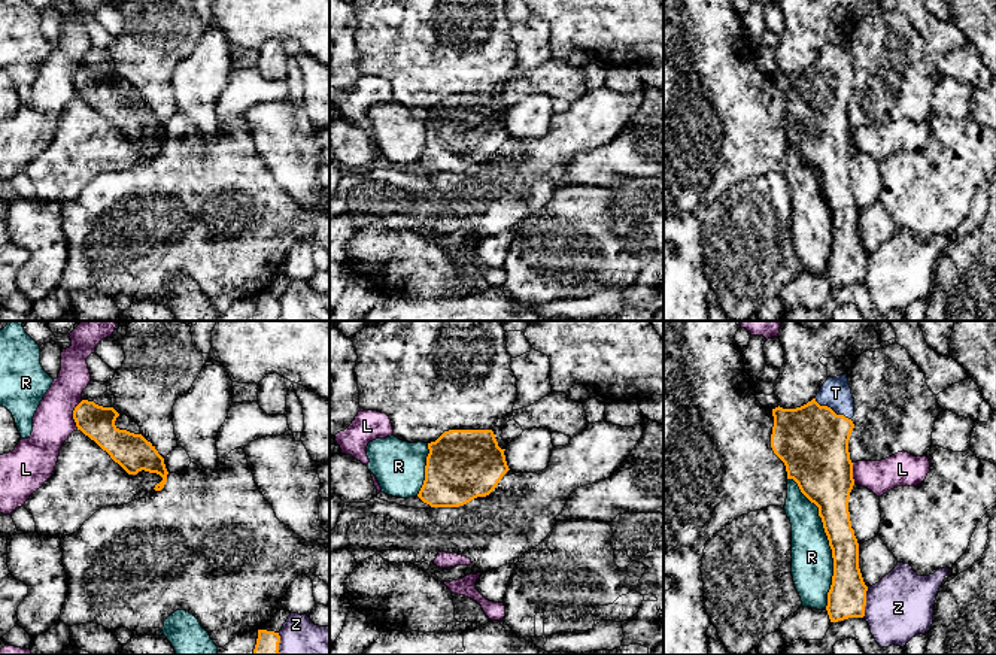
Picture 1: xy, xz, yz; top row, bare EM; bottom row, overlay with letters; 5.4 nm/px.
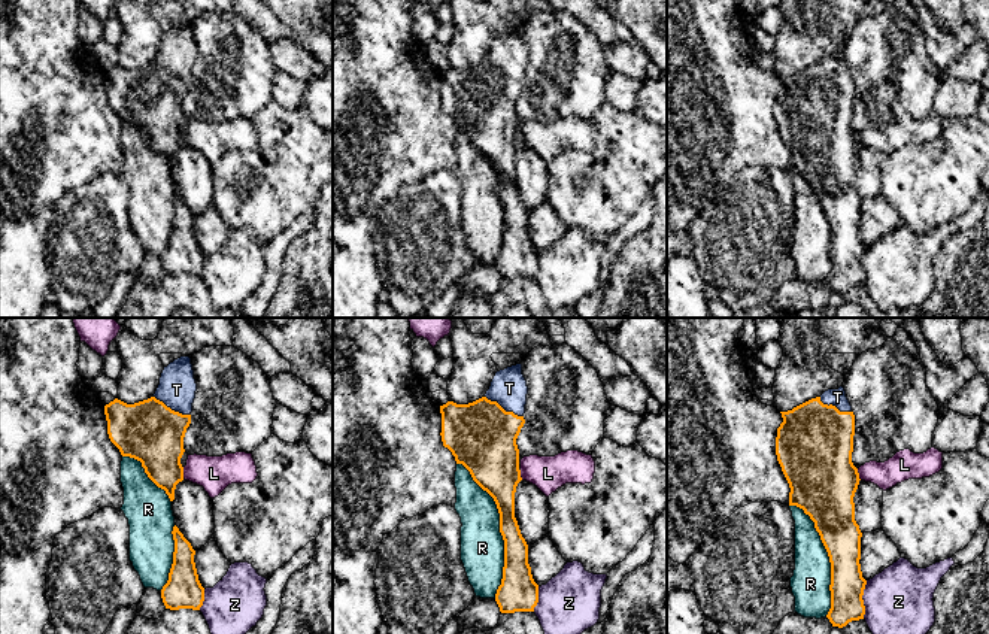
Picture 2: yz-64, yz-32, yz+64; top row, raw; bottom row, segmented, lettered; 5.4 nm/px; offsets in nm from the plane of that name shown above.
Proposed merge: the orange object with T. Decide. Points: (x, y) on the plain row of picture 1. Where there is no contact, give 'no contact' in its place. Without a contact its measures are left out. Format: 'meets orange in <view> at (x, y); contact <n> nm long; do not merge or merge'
meets orange in yz at (831, 75); contact 240 nm long; merge

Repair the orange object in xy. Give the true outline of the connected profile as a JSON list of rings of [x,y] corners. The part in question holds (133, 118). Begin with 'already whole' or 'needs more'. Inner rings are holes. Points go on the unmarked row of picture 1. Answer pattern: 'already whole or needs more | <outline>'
already whole | [[[82,66],[73,76],[78,95],[106,116],[128,140],[142,136],[160,140],[163,146],[154,155],[161,157],[168,140],[164,124],[142,100],[119,95],[115,91],[118,82],[113,73],[103,73],[88,66]]]

